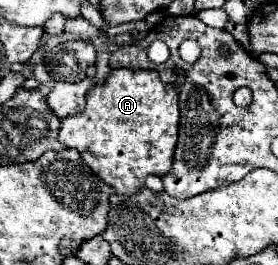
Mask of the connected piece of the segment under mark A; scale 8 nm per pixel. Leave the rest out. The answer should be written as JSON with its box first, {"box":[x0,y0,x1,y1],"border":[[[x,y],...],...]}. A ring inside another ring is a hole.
{"box":[60,69,178,195],"border":[[[112,69],[102,85],[94,85],[86,95],[86,109],[74,117],[66,117],[60,127],[60,141],[66,147],[78,149],[86,165],[106,185],[120,195],[134,195],[148,175],[166,175],[172,167],[174,147],[178,139],[178,93],[172,85],[164,85],[156,71]]]}

